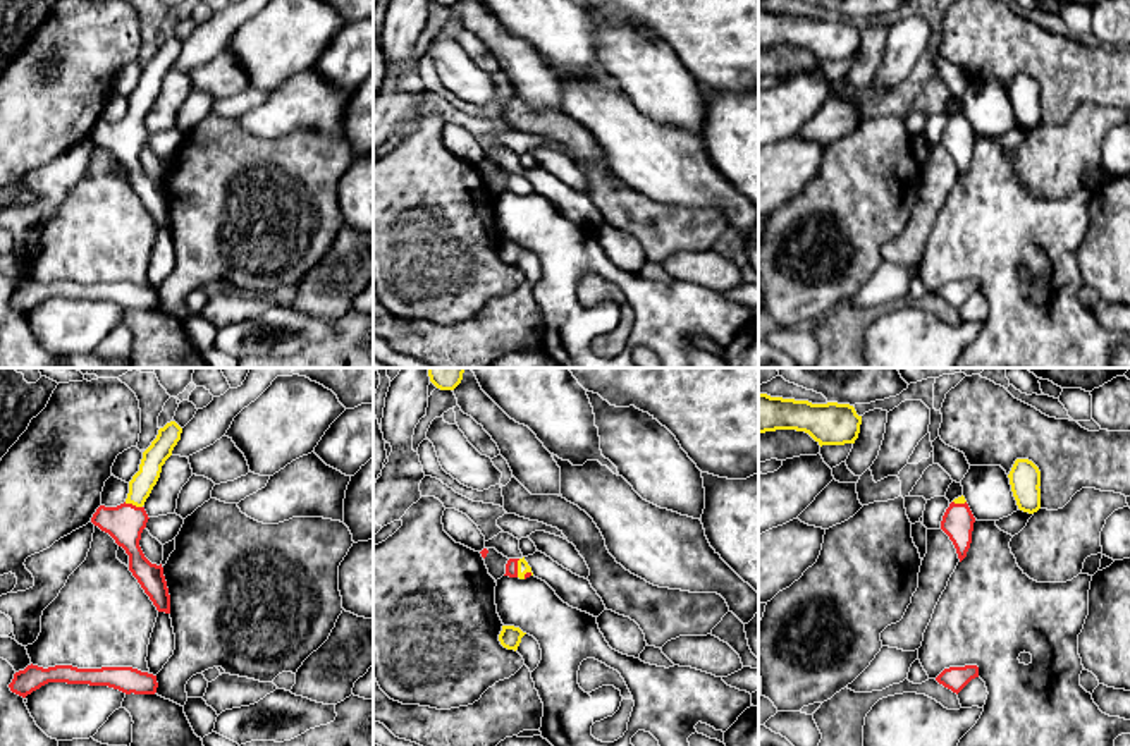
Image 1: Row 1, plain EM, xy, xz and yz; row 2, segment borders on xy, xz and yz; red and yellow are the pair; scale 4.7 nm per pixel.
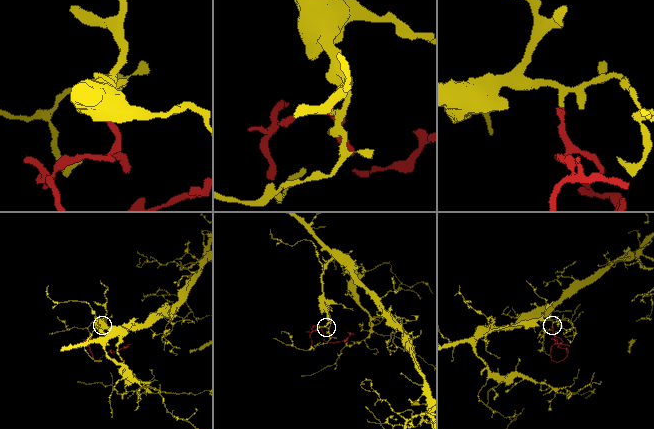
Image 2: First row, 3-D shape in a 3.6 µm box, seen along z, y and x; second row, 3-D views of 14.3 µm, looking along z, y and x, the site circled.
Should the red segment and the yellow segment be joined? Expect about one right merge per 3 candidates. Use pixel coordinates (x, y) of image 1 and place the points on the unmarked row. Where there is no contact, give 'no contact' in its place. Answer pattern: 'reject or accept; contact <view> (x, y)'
accept; contact xz (516, 183)

